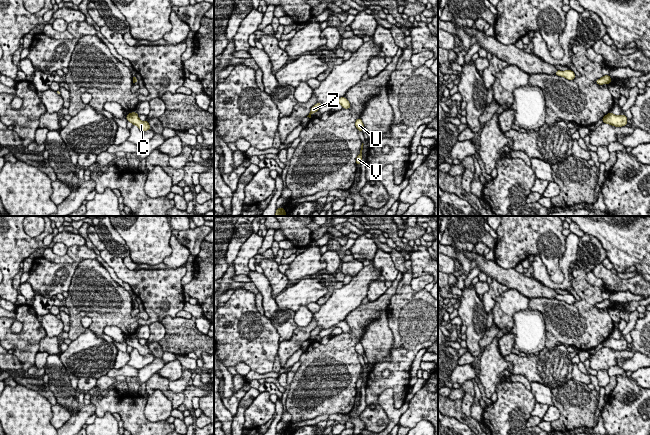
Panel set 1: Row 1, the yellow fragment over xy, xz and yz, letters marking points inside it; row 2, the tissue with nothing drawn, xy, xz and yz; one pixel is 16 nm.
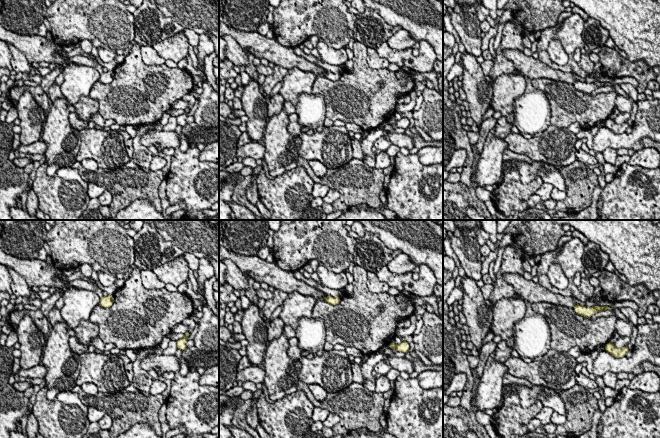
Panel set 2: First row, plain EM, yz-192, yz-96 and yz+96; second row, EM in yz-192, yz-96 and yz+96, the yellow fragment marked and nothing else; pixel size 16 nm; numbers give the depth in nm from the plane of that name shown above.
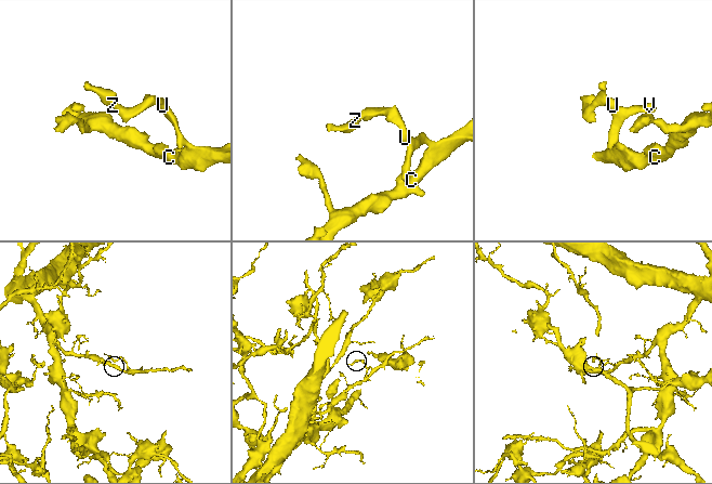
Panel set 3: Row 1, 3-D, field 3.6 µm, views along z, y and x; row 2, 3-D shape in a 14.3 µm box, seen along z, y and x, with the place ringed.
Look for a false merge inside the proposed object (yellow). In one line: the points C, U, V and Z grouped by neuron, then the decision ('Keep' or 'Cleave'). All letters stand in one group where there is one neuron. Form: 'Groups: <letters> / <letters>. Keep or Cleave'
Groups: C U V Z. Keep

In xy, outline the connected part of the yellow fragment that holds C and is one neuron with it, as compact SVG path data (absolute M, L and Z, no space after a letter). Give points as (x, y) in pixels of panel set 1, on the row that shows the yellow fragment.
M136 112L129 113L126 116L126 119L128 122L131 122L133 125L136 125L143 132L151 129L148 121L141 121Z

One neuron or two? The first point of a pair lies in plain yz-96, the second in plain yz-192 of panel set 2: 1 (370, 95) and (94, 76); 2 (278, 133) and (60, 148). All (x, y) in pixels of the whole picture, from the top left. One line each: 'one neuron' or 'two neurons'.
1: two neurons
2: one neuron

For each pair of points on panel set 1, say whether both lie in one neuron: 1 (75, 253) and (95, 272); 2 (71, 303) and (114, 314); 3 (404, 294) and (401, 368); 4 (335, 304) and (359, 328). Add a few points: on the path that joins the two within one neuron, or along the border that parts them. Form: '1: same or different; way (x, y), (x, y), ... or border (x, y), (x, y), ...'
1: different; border (95, 258), (84, 258), (78, 264), (71, 281)
2: same; way (82, 303), (103, 303)
3: same; way (404, 312), (408, 330), (407, 350)
4: different; border (361, 303), (343, 320)

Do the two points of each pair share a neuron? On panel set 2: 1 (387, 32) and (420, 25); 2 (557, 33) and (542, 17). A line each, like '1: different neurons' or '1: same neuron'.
1: different neurons
2: different neurons

